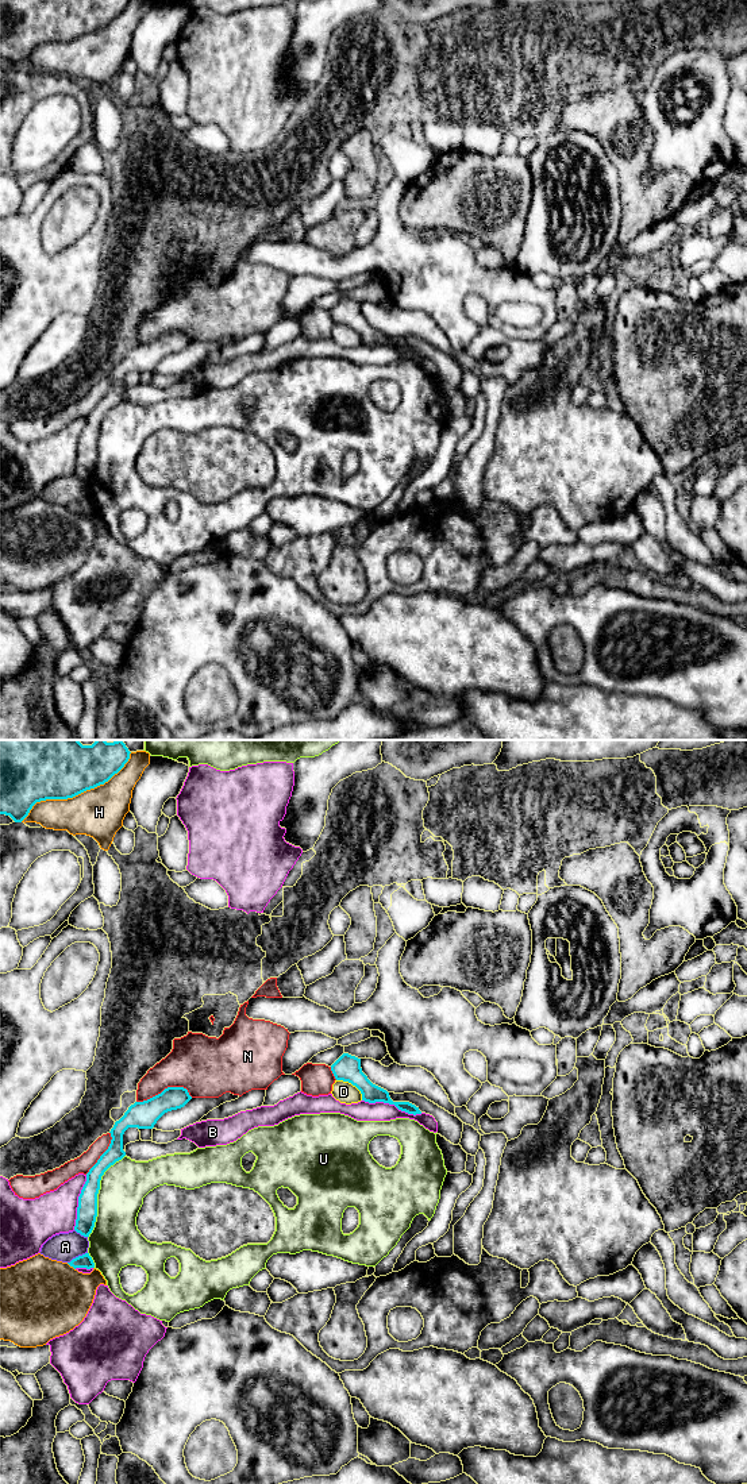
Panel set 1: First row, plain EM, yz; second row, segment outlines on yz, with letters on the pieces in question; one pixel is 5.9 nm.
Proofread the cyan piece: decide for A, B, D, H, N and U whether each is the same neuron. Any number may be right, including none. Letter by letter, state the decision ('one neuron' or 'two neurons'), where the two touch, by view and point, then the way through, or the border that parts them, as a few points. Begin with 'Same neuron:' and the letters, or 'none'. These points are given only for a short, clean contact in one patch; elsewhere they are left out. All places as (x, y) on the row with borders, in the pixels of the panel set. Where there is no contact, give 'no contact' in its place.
Same neuron: none
A: two neurons; meets cyan in yz at (79, 1256)
B: two neurons; meets cyan in yz at (392, 1103)
D: two neurons; meets cyan in yz at (353, 1084); border along yz (337, 1079), (350, 1082), (359, 1091), (362, 1099)
H: two neurons; meets cyan in yz at (77, 794)
N: two neurons; meets cyan in yz at (165, 1089)
U: two neurons; meets cyan in yz at (96, 1195)

